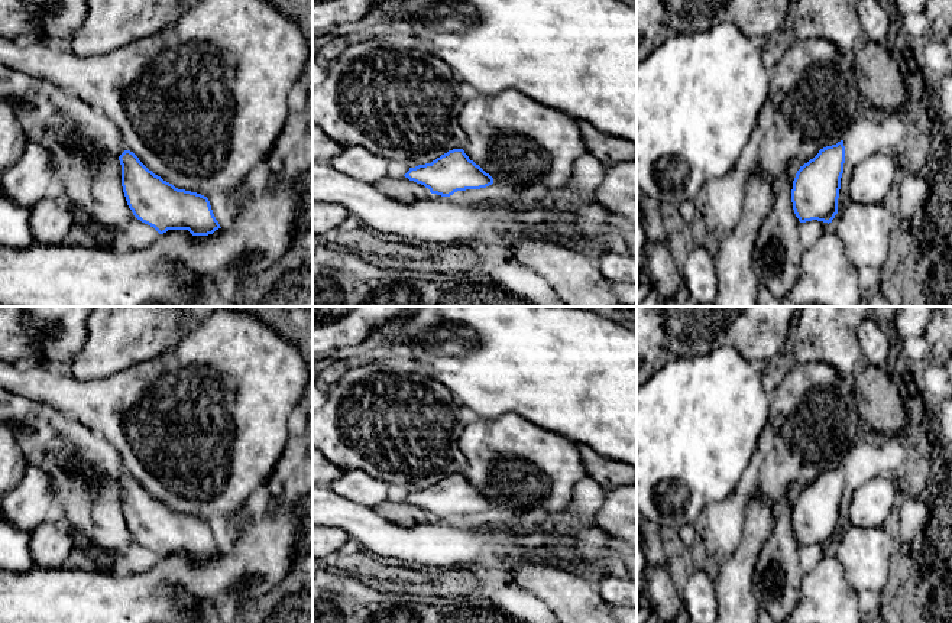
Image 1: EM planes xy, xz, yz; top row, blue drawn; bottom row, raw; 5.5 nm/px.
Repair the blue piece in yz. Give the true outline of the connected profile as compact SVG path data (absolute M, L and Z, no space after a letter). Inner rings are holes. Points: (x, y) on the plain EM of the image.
M843 464L826 470L800 490L793 504L791 526L800 546L832 546L838 538L841 502L845 487Z

